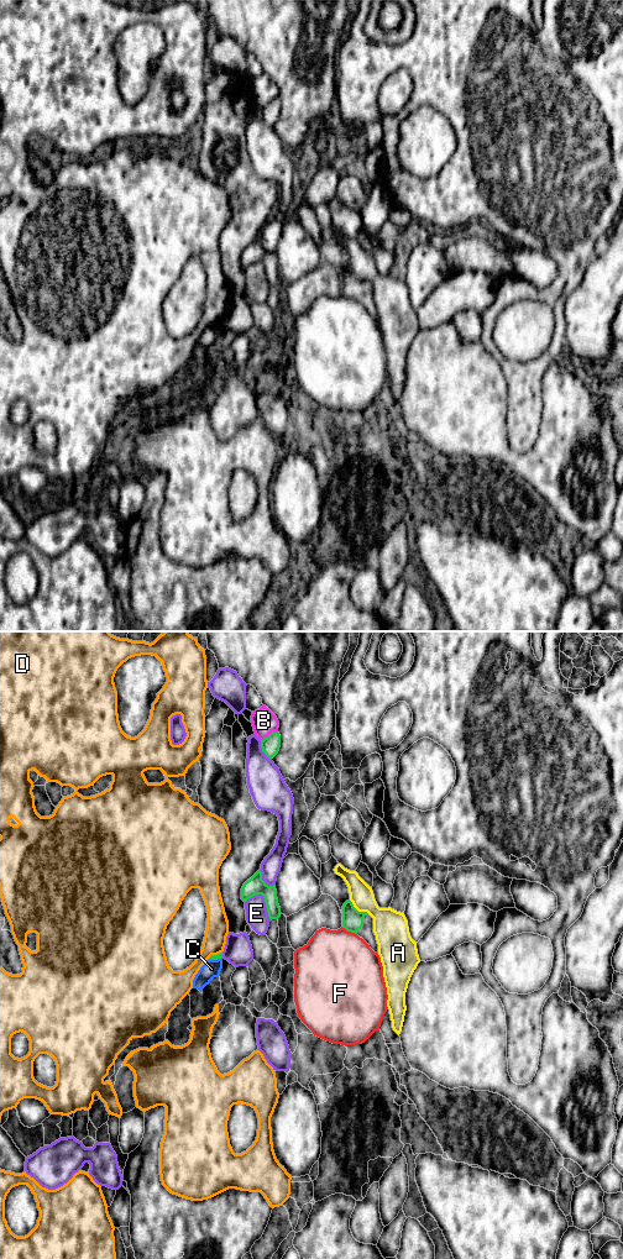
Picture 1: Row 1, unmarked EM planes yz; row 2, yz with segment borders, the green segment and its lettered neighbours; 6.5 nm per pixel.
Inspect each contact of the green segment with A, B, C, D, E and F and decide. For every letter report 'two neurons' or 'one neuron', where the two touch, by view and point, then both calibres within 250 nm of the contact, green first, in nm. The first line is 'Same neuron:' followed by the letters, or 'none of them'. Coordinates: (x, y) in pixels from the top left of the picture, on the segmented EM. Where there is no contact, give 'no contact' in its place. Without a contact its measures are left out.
Same neuron: none of them
A: two neurons | yz (357, 911) | 140/220 nm
B: two neurons | yz (270, 734) | 120/160 nm
C: two neurons | yz (215, 959) | 30/120 nm
D: two neurons | yz (214, 955) | 30/140 nm
E: two neurons | yz (265, 900) | 120/140 nm
F: two neurons | yz (349, 930) | 140/480 nm

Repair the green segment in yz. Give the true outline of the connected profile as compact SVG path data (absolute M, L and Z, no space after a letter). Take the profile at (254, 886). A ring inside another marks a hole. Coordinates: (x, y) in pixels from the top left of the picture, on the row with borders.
M258 870L250 880L247 880L241 888L241 899L244 902L256 895L263 896L269 919L278 919L282 913L278 904L276 885L268 886L262 880L261 870Z

